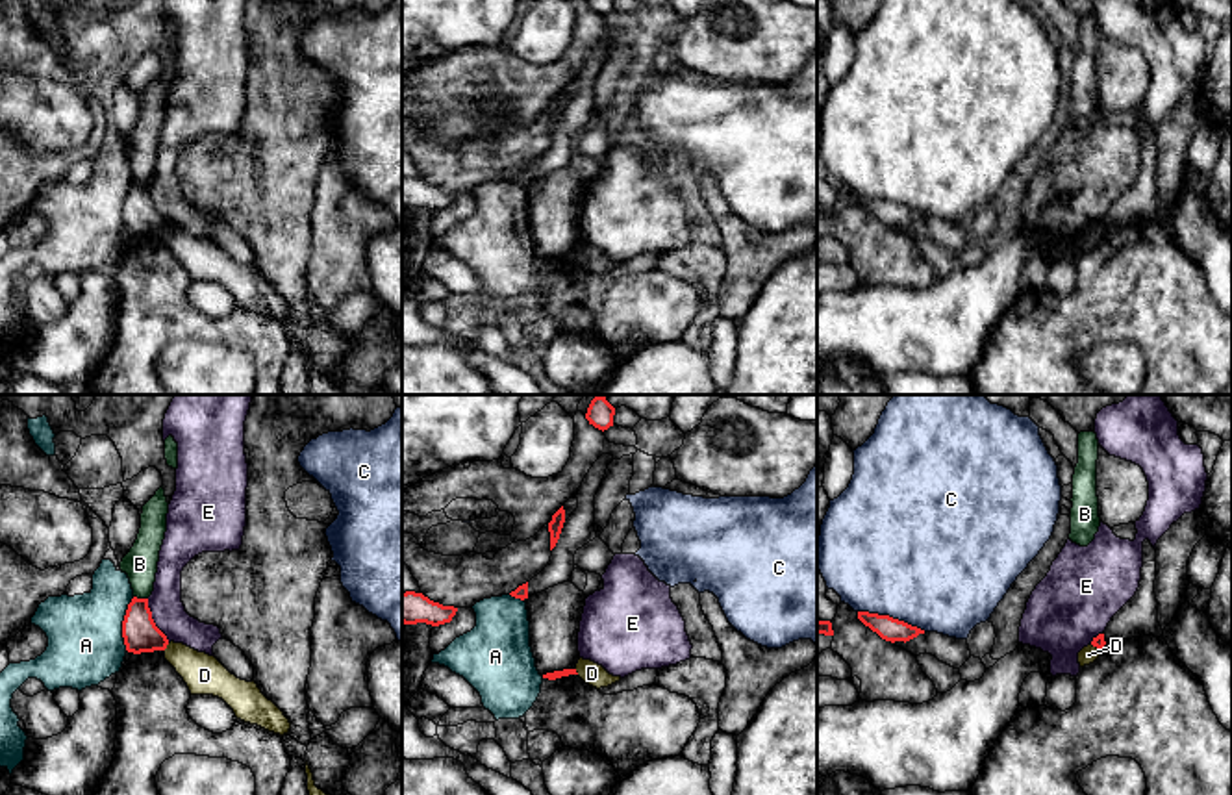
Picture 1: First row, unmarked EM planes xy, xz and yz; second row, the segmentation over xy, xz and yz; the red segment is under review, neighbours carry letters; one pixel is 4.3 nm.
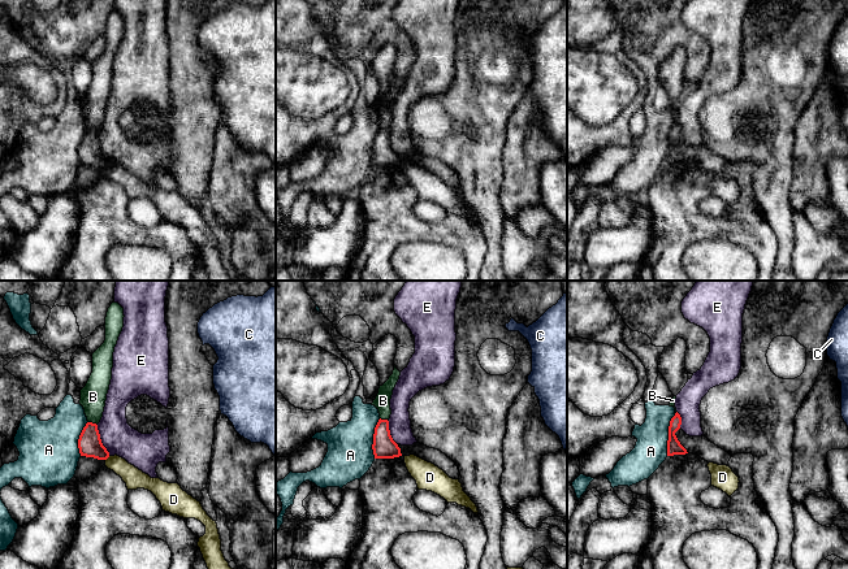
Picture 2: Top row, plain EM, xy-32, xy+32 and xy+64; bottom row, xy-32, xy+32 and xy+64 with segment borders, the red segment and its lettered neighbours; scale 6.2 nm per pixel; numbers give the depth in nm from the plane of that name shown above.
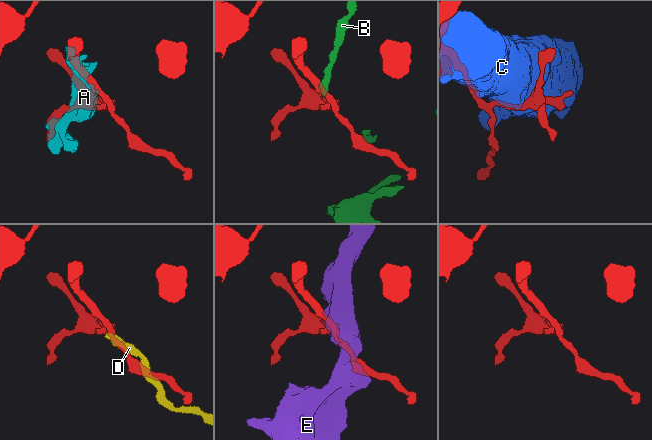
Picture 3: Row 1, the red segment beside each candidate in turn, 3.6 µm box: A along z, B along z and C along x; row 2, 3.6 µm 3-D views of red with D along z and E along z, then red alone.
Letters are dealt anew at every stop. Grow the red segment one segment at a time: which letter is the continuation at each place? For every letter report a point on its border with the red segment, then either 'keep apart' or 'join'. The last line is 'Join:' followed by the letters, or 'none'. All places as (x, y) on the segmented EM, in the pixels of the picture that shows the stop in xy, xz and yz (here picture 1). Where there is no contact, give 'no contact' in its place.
A: xy (123, 623) | keep apart
B: xy (141, 599) | keep apart
C: yz (892, 618) | keep apart
D: xy (165, 647) | keep apart
E: xy (152, 621) | keep apart
Join: none

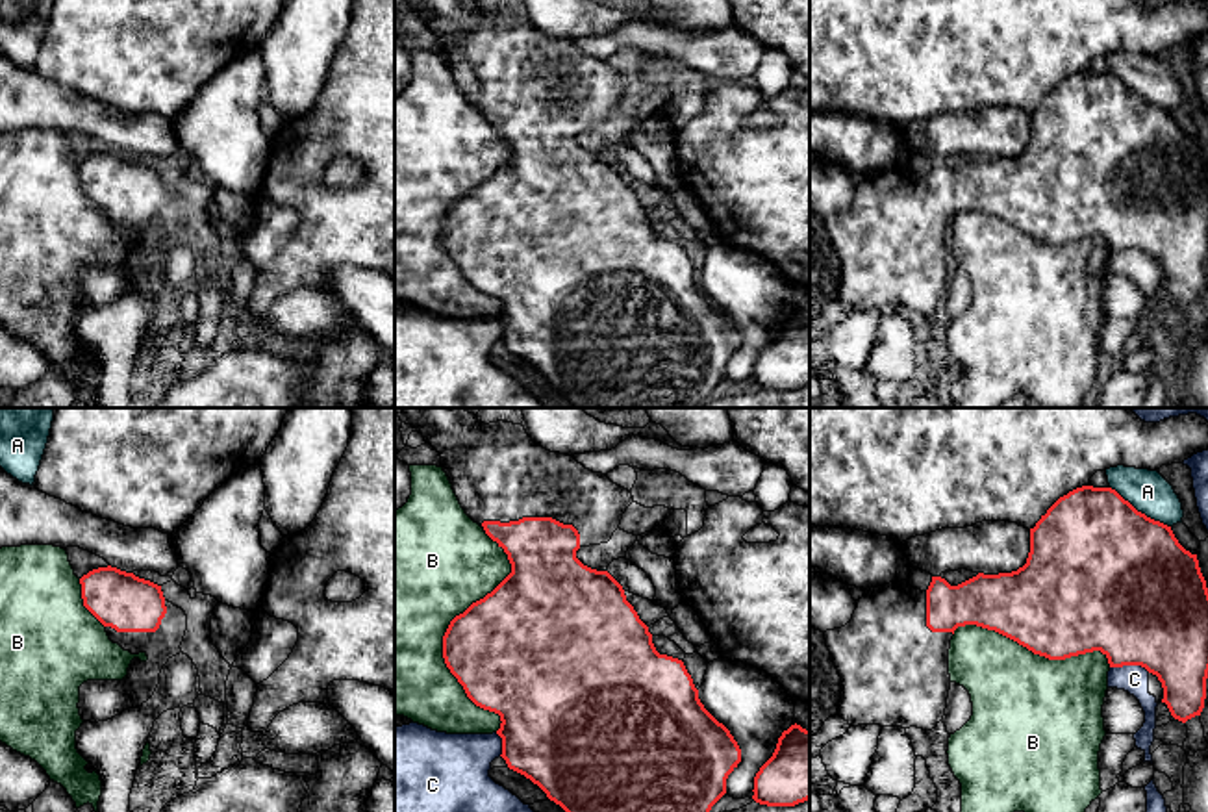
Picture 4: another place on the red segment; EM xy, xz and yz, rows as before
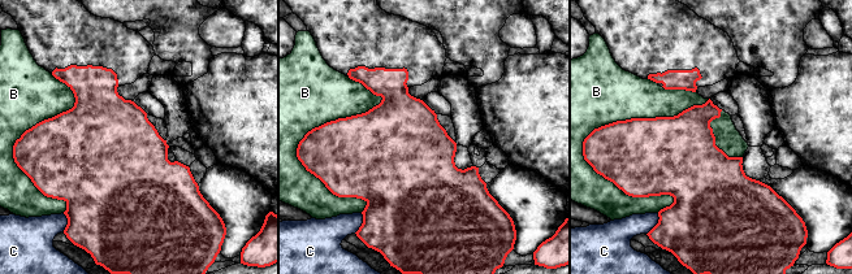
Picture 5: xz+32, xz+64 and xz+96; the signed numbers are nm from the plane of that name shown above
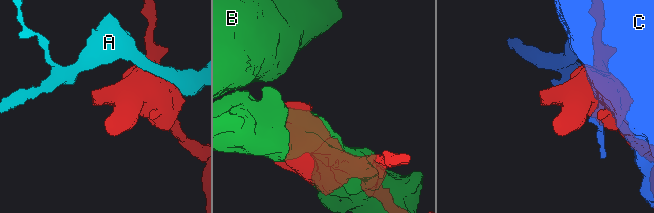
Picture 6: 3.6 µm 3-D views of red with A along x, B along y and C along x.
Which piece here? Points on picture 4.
A: yz (1140, 512) | keep apart
B: xz (445, 633) | keep apart
C: yz (1131, 664) | keep apart
Join: none

